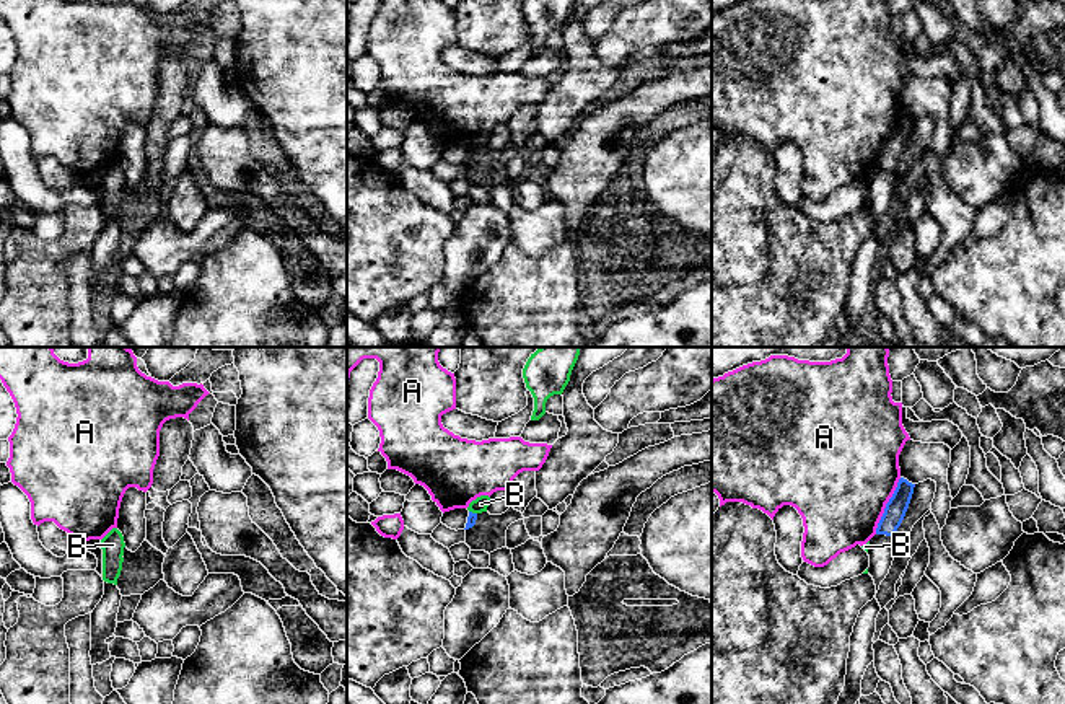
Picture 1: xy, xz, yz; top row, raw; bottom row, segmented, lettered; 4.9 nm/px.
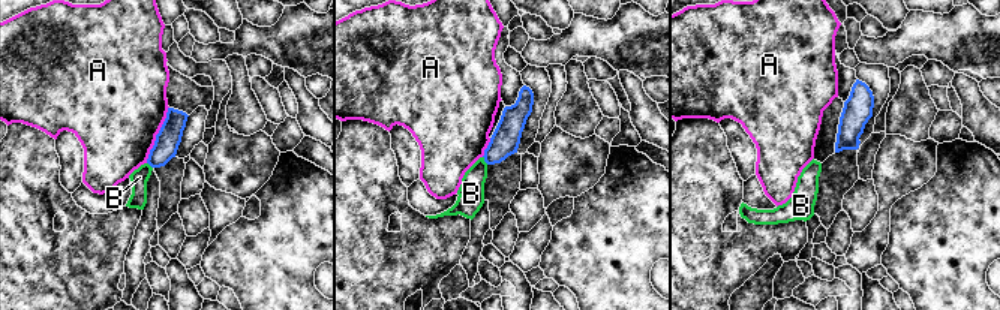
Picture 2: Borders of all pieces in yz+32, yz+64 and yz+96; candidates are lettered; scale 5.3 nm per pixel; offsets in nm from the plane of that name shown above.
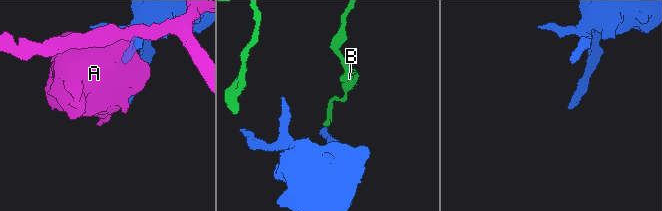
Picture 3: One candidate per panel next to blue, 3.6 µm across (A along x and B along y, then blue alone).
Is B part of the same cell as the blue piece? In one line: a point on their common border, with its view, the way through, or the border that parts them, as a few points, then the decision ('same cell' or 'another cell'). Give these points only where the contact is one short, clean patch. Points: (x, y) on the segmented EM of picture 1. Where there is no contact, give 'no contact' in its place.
contact xz (471, 512); border xz (469, 510), (476, 514); another cell

